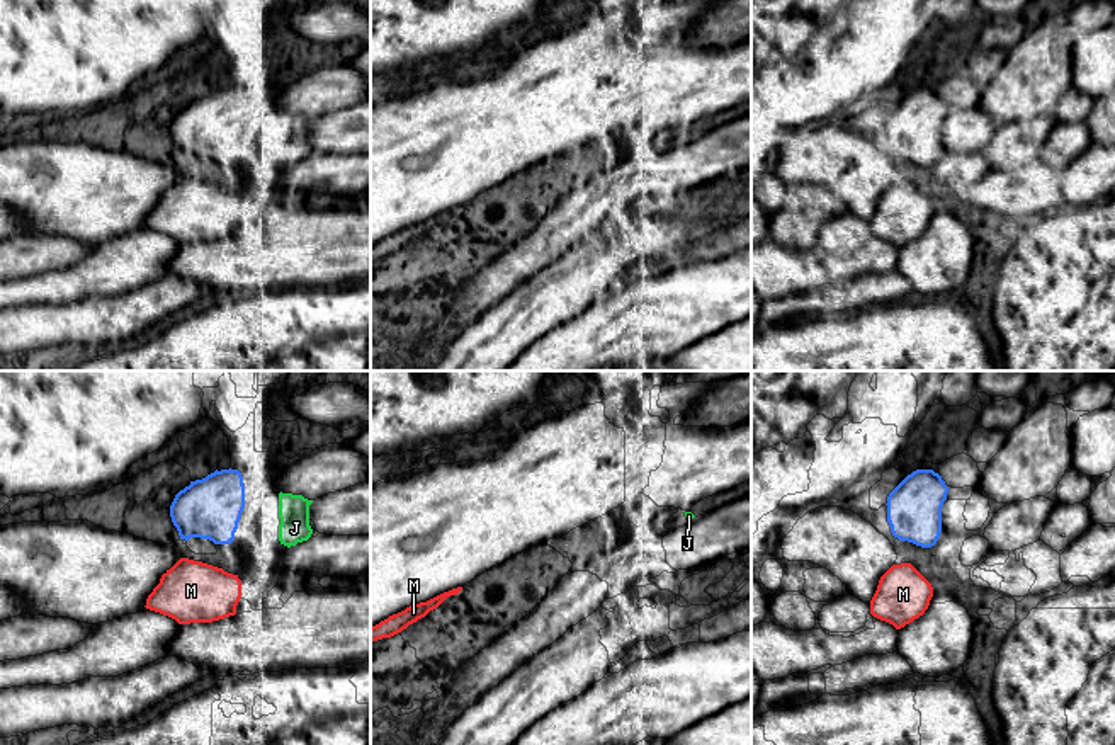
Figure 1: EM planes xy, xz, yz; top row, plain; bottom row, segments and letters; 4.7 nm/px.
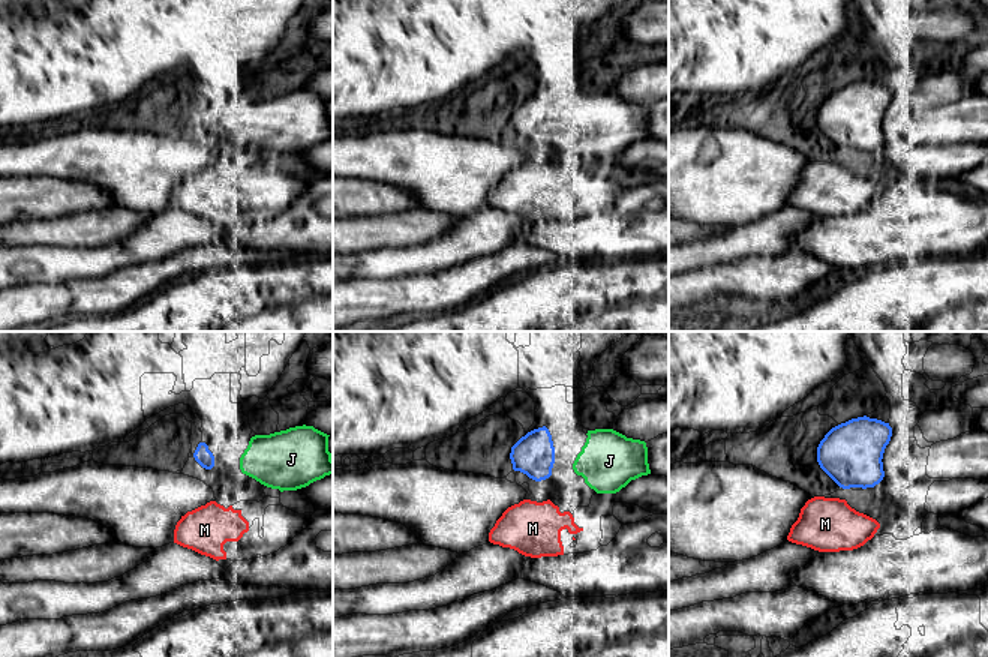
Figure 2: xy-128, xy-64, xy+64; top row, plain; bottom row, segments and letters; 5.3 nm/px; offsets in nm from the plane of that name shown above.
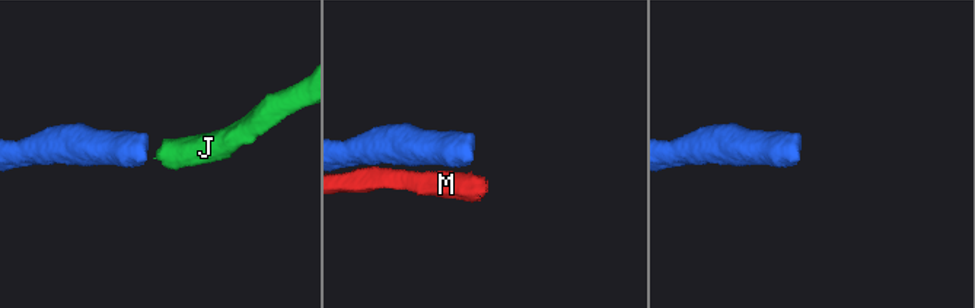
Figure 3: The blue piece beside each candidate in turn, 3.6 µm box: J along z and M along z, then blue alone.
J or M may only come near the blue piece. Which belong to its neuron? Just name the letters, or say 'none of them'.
J

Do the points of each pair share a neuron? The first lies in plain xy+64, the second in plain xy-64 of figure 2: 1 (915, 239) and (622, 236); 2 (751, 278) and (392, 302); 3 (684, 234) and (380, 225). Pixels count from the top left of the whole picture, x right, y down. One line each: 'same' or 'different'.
1: same
2: same
3: same

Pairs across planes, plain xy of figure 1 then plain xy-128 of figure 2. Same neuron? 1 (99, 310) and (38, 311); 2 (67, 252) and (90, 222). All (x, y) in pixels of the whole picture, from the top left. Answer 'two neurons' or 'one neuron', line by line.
1: one neuron
2: one neuron

